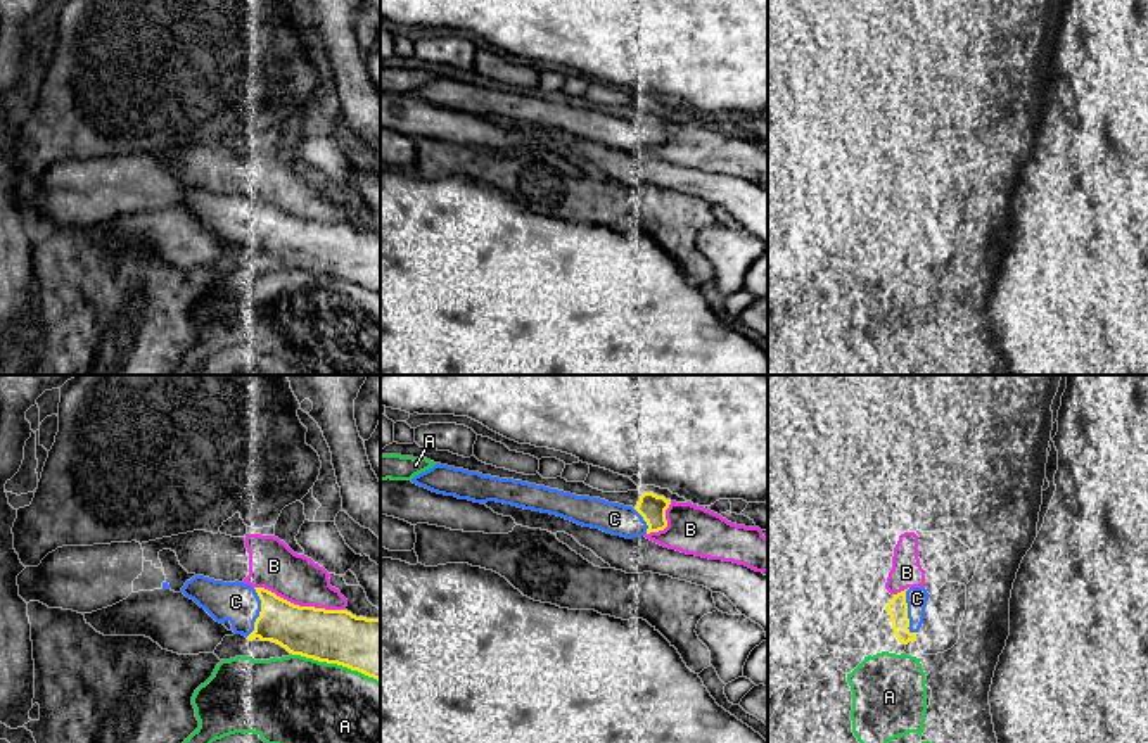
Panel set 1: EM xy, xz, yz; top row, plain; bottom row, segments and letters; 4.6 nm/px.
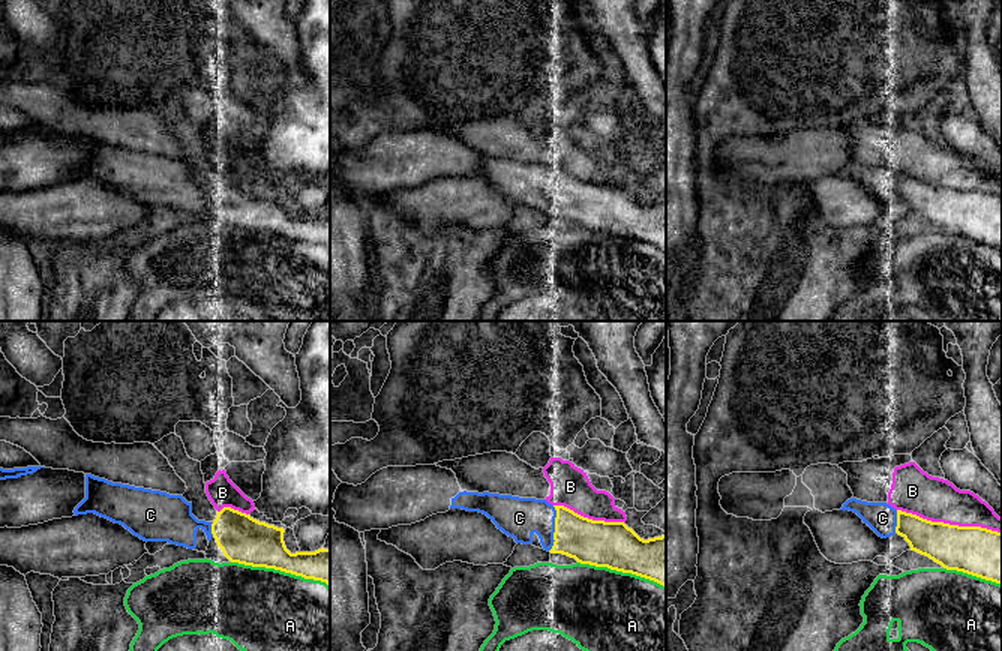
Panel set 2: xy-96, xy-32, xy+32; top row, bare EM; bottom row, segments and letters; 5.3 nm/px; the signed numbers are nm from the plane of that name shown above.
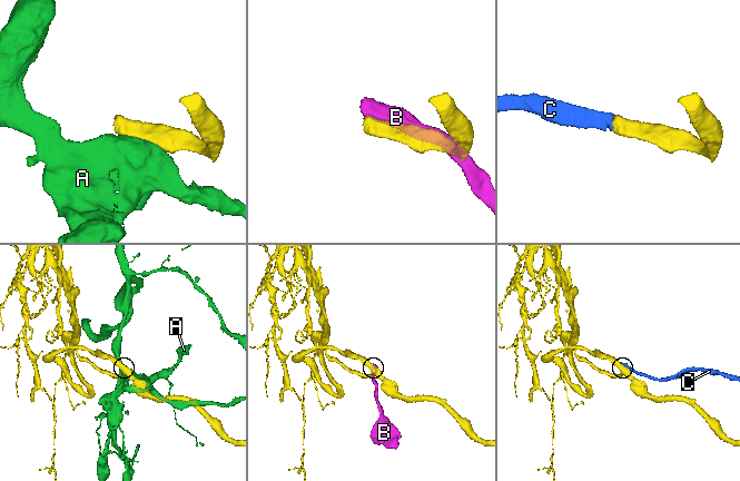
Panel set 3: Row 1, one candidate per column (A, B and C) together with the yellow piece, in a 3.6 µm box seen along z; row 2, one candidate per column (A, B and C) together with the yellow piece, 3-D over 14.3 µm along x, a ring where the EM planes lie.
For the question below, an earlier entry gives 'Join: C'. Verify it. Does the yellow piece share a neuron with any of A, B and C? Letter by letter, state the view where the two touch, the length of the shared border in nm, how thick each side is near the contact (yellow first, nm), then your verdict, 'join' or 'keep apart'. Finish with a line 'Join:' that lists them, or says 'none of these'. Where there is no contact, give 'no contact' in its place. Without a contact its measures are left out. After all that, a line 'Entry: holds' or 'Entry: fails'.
A: xy | 420 nm | 280/480 nm | keep apart
B: xy | 440 nm | 260/220 nm | keep apart
C: yz | 220 nm | 100/100 nm | join
Join: C
Entry: holds

